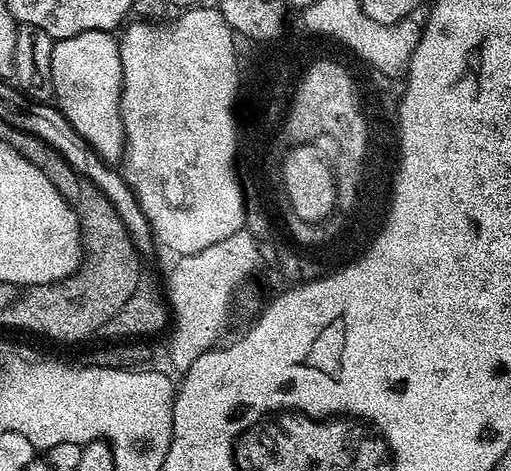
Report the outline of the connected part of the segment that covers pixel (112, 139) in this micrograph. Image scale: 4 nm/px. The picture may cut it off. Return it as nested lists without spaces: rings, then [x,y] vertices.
[[[83,32],[52,45],[50,74],[54,78],[54,104],[61,114],[94,146],[102,159],[116,162],[125,155],[124,123],[120,113],[122,58],[117,37],[112,32]]]

